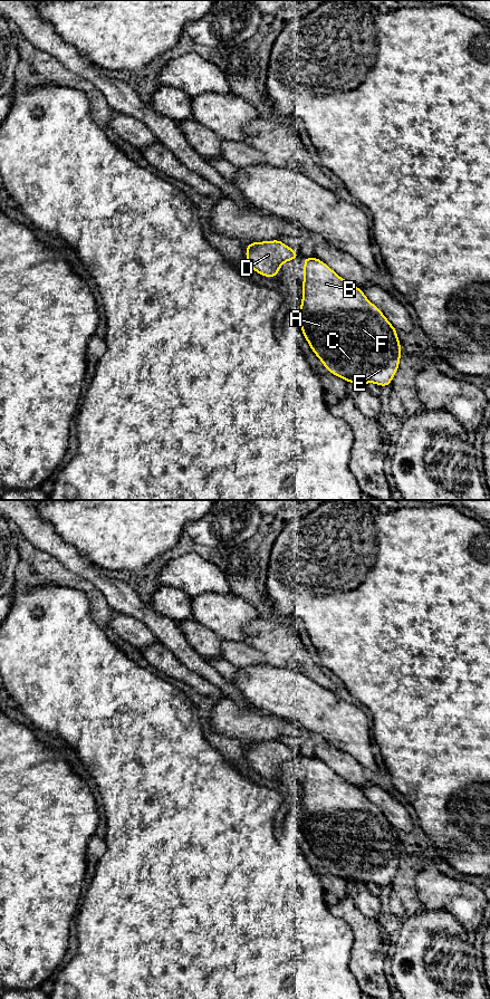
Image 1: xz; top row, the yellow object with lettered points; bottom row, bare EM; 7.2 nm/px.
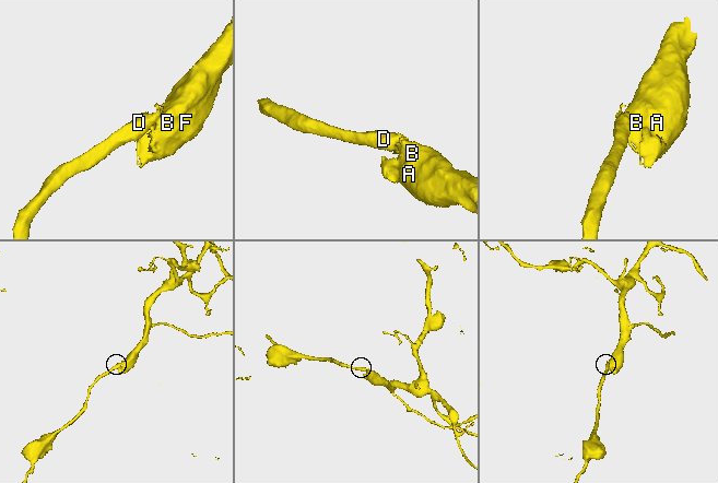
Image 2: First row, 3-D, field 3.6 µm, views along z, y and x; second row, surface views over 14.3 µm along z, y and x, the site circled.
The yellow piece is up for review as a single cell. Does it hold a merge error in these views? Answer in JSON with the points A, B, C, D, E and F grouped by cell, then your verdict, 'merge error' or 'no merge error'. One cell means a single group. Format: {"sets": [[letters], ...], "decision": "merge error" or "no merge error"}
{"sets": [["A", "B", "C", "E", "F"], ["D"]], "decision": "merge error"}

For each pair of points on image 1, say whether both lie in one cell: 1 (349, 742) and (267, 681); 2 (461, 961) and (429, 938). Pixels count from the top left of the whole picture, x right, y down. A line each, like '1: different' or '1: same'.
1: same
2: same

